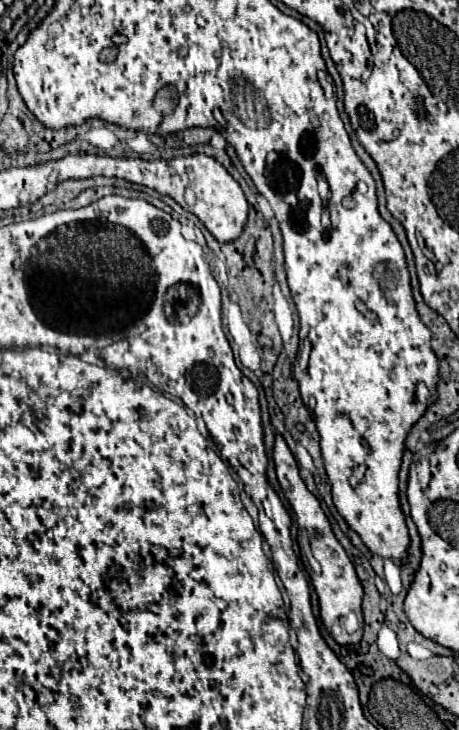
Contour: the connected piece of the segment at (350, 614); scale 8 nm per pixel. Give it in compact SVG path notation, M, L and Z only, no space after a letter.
M276 435L276 447L274 447L274 463L276 463L276 475L278 475L278 483L284 491L284 497L288 499L290 507L296 513L296 522L299 530L306 530L309 537L309 545L312 555L318 564L320 564L321 572L314 573L310 566L309 579L318 595L320 601L320 617L324 627L330 631L330 635L334 637L334 641L338 645L350 645L350 643L358 643L363 636L363 612L362 599L363 589L357 577L355 567L344 547L338 543L338 539L332 533L332 527L324 515L324 511L320 509L318 499L306 489L304 481L298 475L298 463L292 455L292 451L288 449L286 441Z

